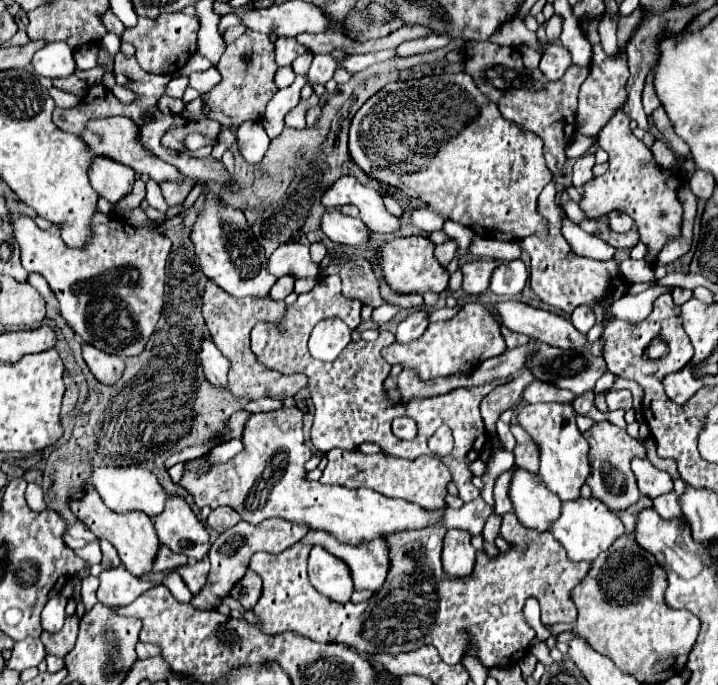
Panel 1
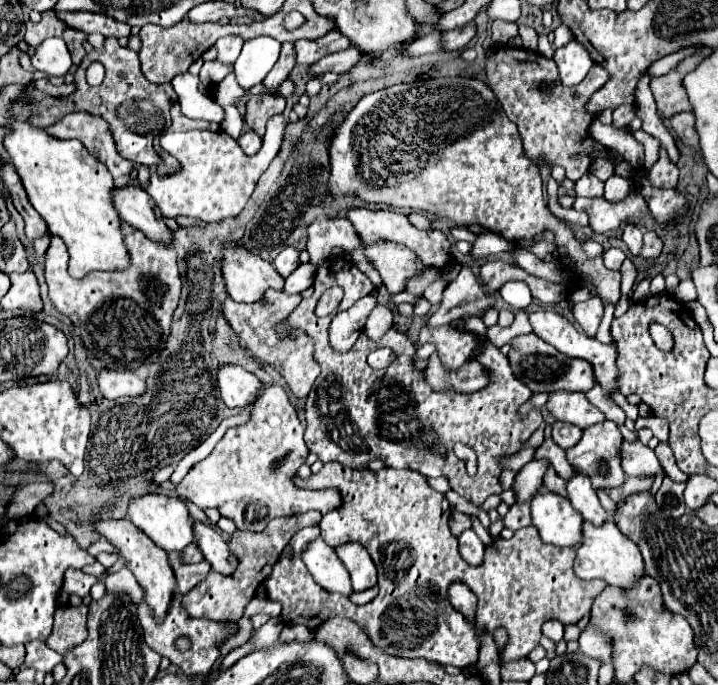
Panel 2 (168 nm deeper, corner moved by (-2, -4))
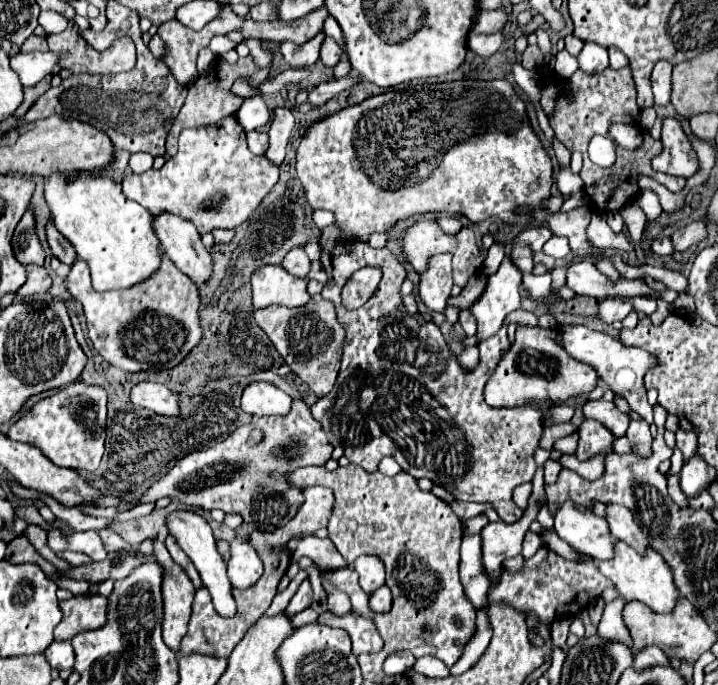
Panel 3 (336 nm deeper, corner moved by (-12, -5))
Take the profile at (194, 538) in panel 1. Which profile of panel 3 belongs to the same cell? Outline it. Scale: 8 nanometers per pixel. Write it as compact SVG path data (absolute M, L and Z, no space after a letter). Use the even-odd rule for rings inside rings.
M234 540L230 546L230 560L228 560L228 578L236 588L252 586L262 574L262 560L258 558L256 550L248 542Z

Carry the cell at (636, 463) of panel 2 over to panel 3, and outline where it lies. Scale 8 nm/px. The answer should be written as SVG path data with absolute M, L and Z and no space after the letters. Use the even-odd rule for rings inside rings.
M632 420L628 426L626 438L632 444L632 454L636 454L640 458L648 458L652 454L652 434L644 420L640 420L640 422Z

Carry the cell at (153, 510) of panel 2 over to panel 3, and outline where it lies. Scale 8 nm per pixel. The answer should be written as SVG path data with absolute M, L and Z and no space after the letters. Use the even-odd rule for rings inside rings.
M176 510L176 512L166 516L166 528L168 528L168 534L178 542L178 546L188 554L192 564L196 564L196 570L200 572L200 578L202 578L204 586L210 590L216 612L220 616L226 616L226 618L234 616L236 614L236 602L230 594L232 584L226 576L226 562L216 552L216 540L212 536L212 528L206 522L206 518L202 518L202 514L198 514L194 510Z

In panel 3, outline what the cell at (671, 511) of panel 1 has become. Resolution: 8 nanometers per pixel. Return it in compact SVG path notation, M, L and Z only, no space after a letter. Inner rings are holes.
M670 476L668 478L668 494L680 508L688 506L688 496L680 488L680 476Z

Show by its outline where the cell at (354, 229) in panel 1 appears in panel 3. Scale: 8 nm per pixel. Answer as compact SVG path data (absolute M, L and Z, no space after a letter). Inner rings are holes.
M436 254L430 258L424 272L420 272L418 298L436 312L444 312L446 298L450 296L452 288L452 268L450 268L450 254Z

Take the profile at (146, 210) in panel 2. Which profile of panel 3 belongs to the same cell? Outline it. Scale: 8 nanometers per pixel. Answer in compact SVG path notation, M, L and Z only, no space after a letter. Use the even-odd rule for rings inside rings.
M158 214L152 224L162 244L162 252L200 288L212 274L212 258L202 244L198 230L192 222L174 214Z

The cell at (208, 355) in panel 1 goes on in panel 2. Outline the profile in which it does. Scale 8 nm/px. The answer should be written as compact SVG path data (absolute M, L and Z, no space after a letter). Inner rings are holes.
M224 365L218 369L218 389L220 397L228 407L246 409L252 405L262 391L262 383L256 375L248 373L236 365Z

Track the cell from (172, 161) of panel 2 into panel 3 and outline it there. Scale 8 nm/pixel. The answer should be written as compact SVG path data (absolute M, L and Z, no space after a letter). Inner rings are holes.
M240 58L236 64L228 66L228 64L214 64L210 74L206 78L198 78L198 82L194 82L192 86L188 86L188 96L184 100L184 106L180 110L180 114L176 116L170 132L168 132L168 140L166 140L166 154L174 156L176 154L176 142L172 140L172 136L178 136L182 130L186 128L196 128L196 126L210 126L216 124L220 120L224 120L226 116L232 116L244 102L244 98L232 94L232 82L236 82L236 78L250 78L252 86L257 87L269 77L267 70L260 70L254 66L252 58Z

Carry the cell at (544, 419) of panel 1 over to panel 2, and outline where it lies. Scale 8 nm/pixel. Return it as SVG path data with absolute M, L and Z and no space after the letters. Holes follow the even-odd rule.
M582 473L574 475L568 481L568 499L582 513L582 517L594 525L604 525L608 521L608 513L598 501L596 491L590 485L590 479Z

